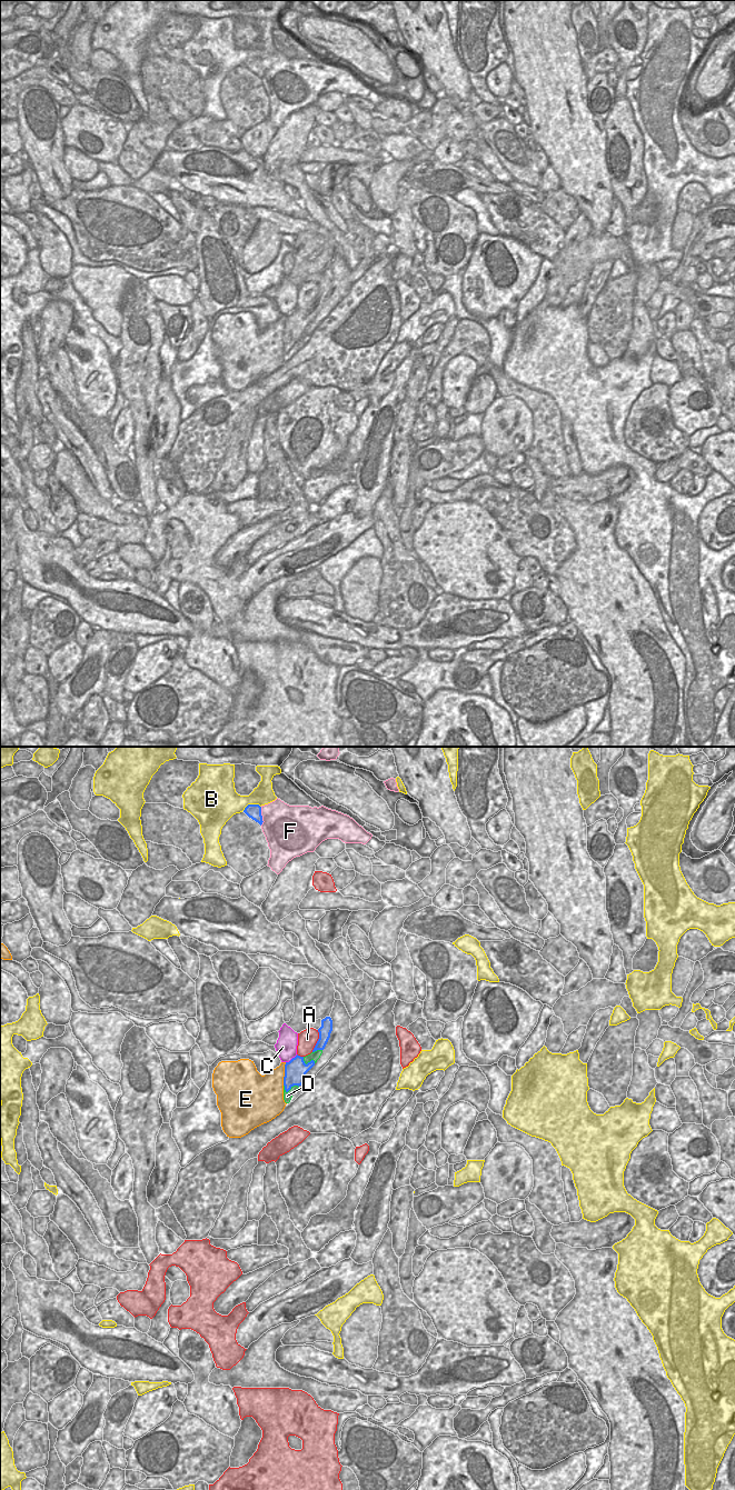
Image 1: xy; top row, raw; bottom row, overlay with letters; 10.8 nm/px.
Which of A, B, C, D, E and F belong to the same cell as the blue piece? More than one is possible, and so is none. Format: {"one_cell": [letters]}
{"one_cell": []}

